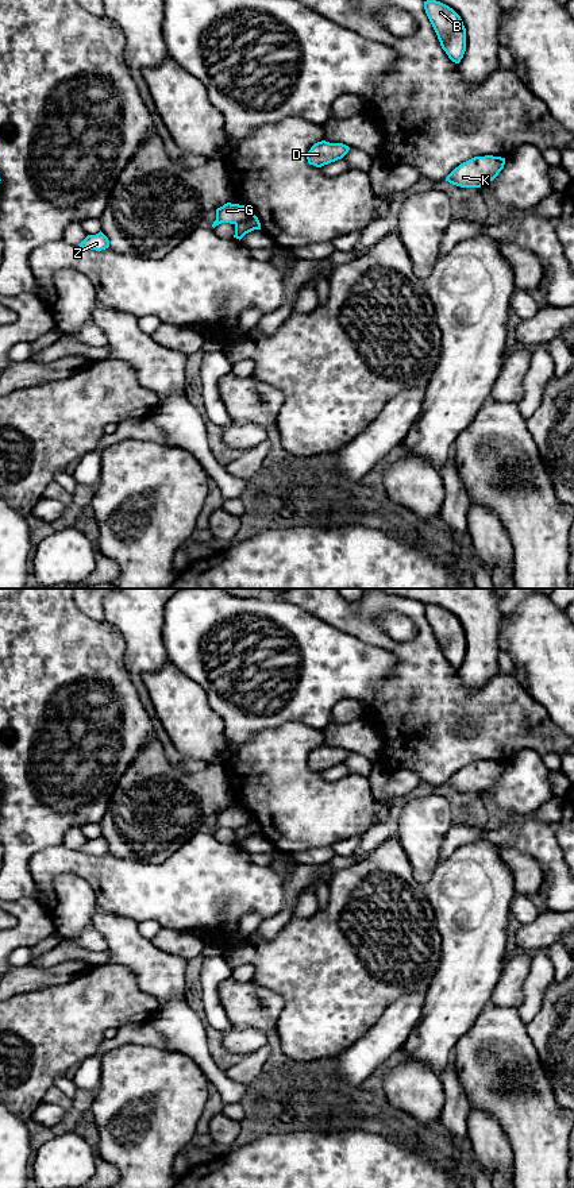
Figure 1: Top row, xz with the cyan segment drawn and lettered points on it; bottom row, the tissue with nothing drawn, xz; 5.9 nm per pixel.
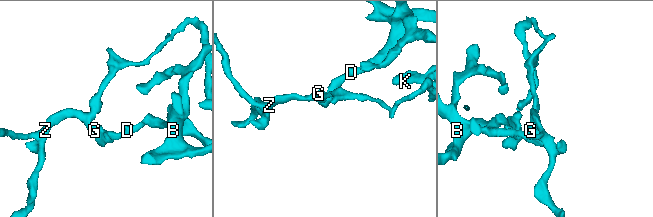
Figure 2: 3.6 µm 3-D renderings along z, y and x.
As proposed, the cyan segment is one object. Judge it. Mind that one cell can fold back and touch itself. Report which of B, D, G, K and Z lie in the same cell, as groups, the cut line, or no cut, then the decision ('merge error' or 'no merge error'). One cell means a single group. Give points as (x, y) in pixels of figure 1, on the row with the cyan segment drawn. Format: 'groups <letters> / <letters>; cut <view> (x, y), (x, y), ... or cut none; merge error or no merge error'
groups B D K / G Z; cut xz (250, 212), (235, 226); merge error

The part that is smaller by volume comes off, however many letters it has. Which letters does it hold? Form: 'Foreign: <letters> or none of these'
Foreign: G, Z

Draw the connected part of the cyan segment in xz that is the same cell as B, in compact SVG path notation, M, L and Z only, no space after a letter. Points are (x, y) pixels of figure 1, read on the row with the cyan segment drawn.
M436 0L424 1L424 9L442 49L452 62L459 63L466 51L466 28L461 16L452 8Z

